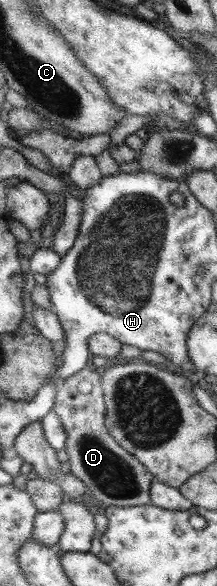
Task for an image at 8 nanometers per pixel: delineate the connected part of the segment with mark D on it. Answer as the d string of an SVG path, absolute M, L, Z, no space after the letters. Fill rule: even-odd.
M86 368L57 381L53 410L67 434L65 451L70 472L78 477L102 507L141 506L151 503L152 475L128 450L124 450L110 435L105 425L105 402L101 386L101 371Z

